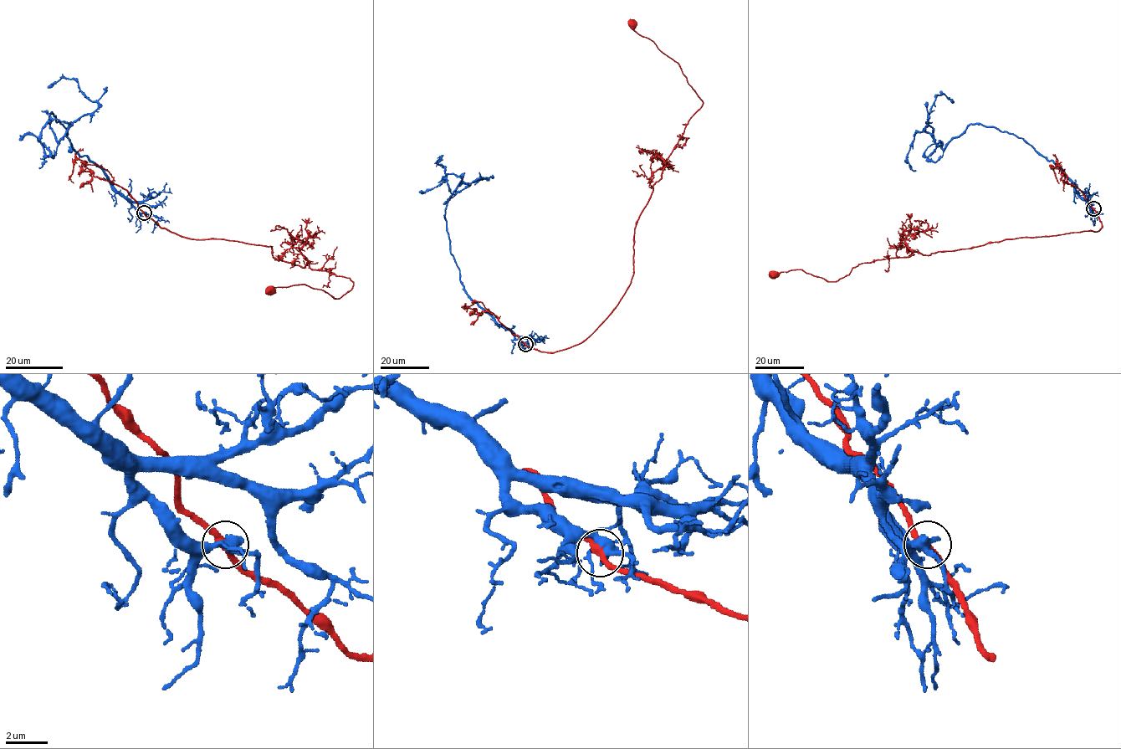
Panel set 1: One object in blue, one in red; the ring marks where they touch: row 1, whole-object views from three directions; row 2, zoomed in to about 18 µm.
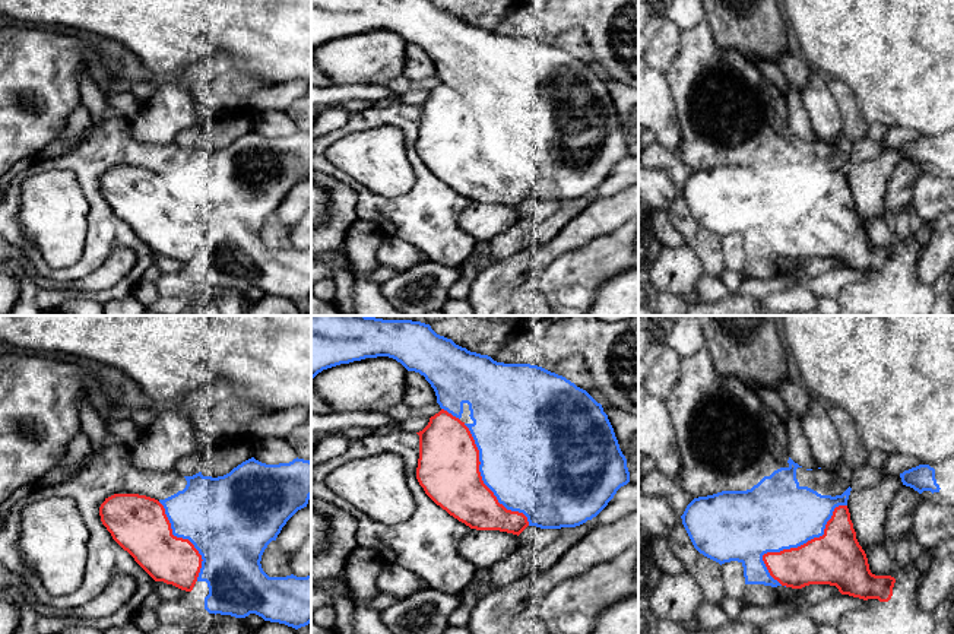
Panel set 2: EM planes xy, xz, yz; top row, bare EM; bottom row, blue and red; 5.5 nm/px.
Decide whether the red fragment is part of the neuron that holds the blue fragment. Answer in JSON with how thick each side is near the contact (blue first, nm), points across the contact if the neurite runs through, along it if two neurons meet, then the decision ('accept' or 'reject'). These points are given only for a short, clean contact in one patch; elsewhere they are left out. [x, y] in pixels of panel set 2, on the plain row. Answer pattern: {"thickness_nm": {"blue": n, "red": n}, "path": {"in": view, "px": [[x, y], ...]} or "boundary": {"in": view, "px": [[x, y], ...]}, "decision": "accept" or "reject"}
{"thickness_nm": {"blue": 400, "red": 300}, "decision": "reject"}

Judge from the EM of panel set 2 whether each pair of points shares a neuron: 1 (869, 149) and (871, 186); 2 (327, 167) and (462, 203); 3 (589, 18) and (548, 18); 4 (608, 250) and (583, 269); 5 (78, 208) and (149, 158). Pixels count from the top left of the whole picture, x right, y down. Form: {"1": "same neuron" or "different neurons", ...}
{"1": "different neurons", "2": "same neuron", "3": "same neuron", "4": "same neuron", "5": "different neurons"}

